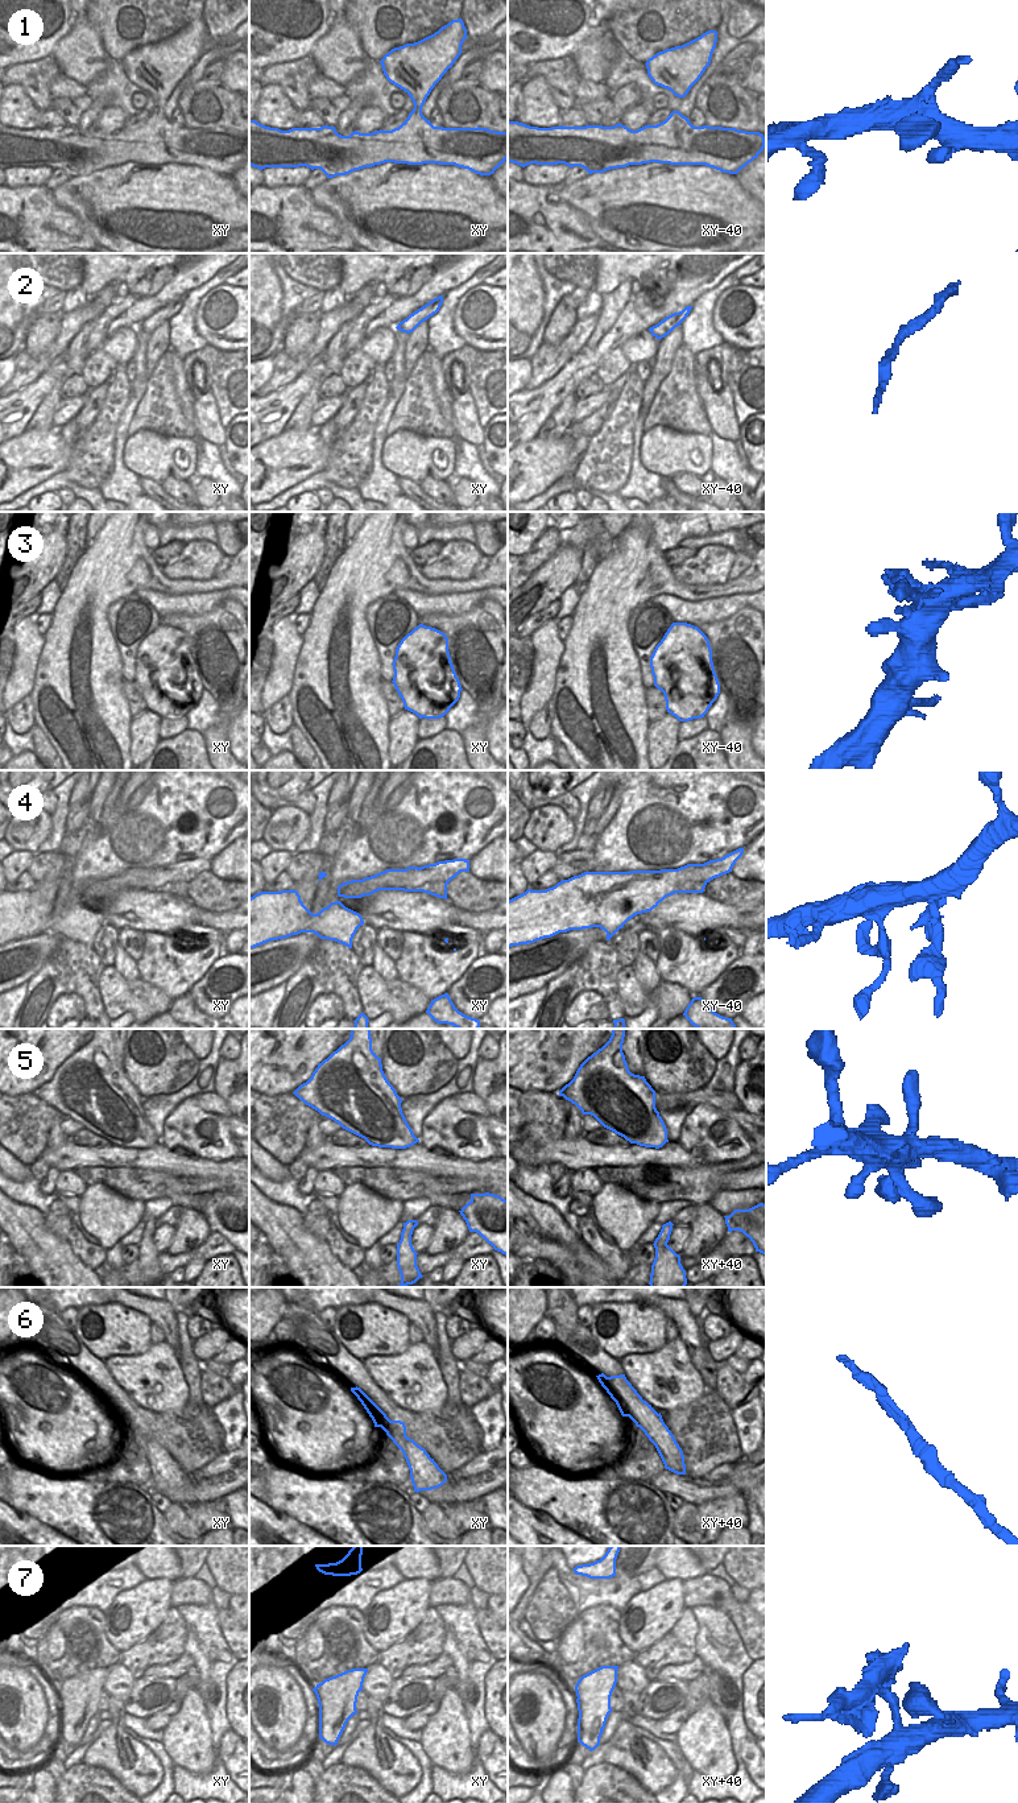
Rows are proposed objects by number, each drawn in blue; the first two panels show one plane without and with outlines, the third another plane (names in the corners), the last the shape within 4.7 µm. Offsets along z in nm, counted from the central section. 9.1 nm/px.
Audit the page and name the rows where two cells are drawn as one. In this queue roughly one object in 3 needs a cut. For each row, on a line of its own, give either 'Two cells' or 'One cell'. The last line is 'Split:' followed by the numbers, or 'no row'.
1: One cell
2: Two cells
3: One cell
4: Two cells
5: One cell
6: One cell
7: Two cells
Split: 2, 4, 7

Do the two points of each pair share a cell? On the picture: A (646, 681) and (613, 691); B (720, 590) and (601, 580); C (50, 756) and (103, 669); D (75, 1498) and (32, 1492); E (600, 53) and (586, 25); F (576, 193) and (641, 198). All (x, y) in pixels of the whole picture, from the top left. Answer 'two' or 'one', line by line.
A: two
B: one
C: two
D: one
E: two
F: one

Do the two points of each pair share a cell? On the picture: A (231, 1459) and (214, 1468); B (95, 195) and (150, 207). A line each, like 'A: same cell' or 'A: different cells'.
A: same cell
B: same cell

